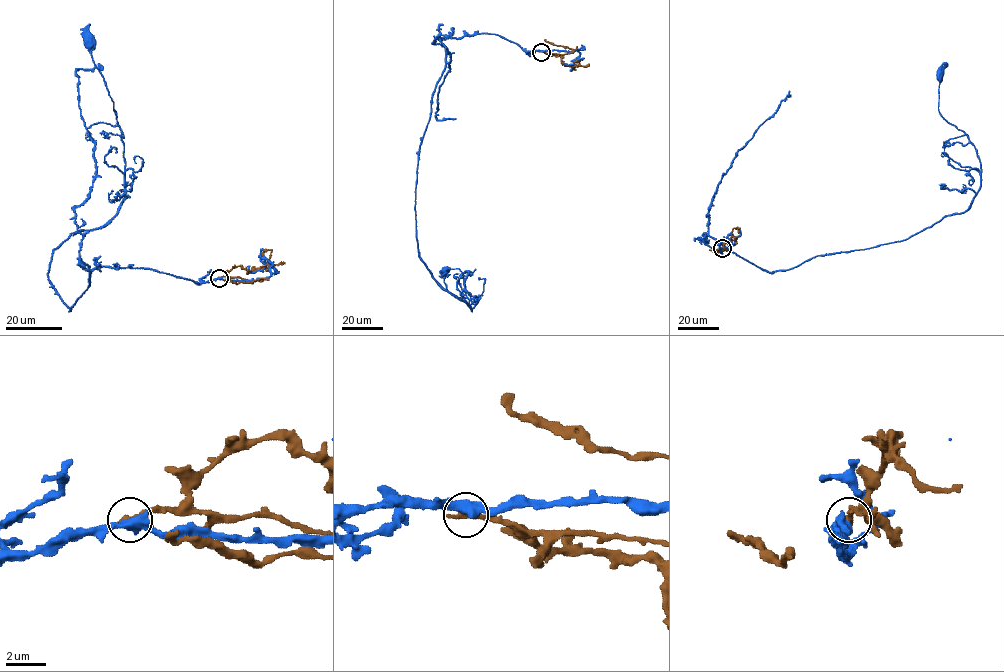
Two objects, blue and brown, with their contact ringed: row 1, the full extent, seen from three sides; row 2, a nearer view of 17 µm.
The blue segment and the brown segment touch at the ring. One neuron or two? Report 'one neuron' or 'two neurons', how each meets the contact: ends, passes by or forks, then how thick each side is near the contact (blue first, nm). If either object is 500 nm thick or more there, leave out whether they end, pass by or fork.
two neurons; blue passes by; brown ends; calibres 480 and 360 nm

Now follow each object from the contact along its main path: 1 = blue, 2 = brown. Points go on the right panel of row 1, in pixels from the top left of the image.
1: (721, 248), (789, 270), (964, 212), (980, 161), (939, 112), (940, 76)
2: (722, 248), (726, 240), (730, 245), (735, 242), (731, 238), (733, 229), (739, 233)

